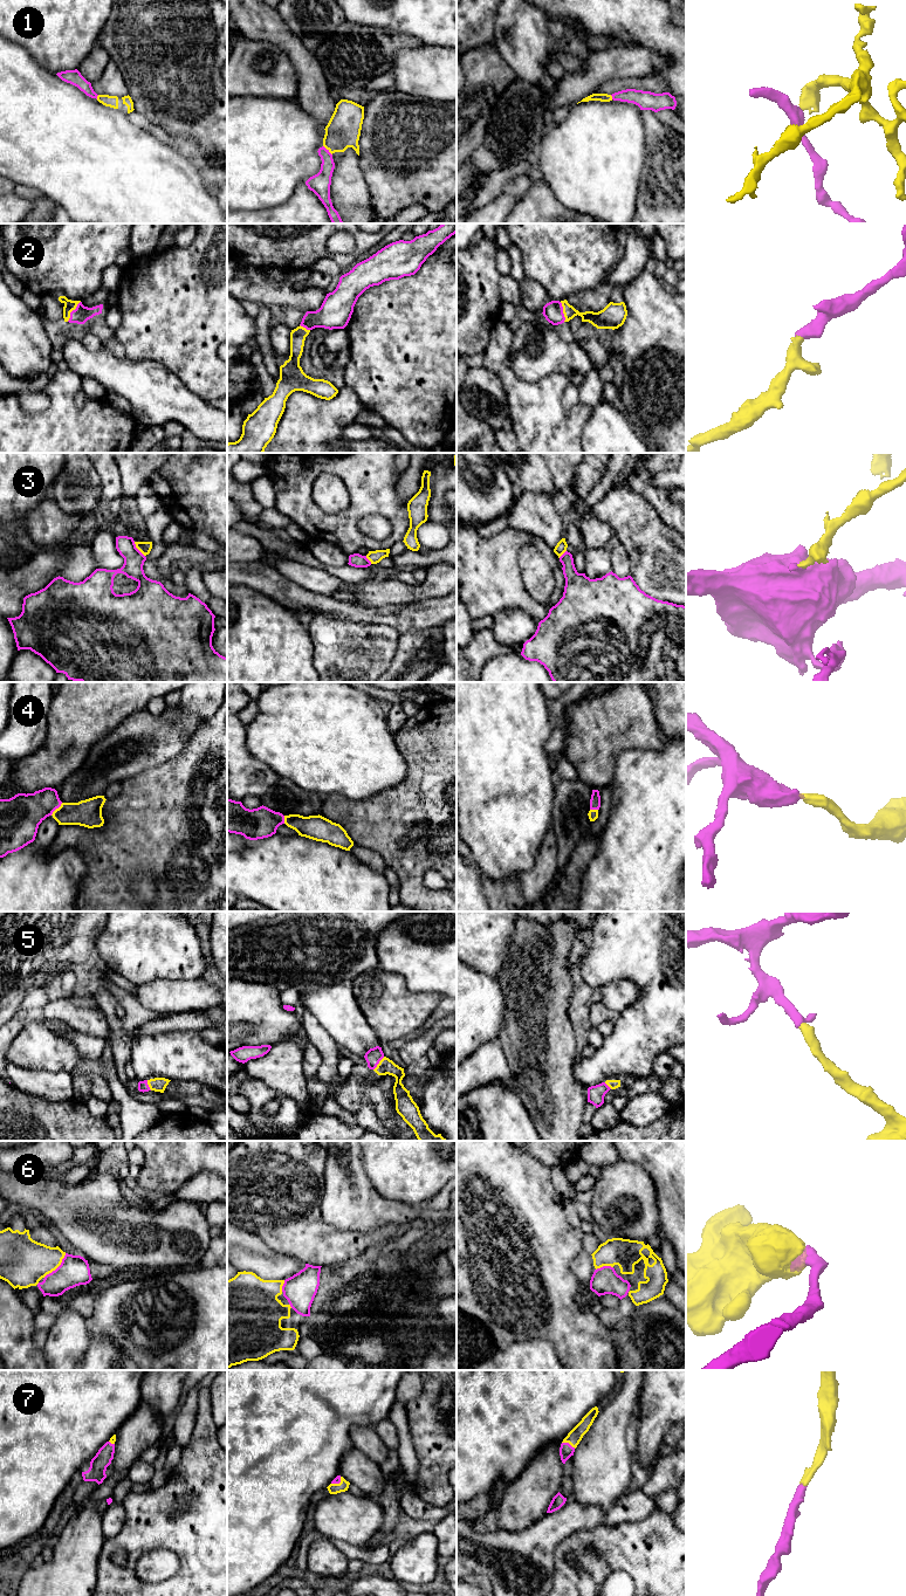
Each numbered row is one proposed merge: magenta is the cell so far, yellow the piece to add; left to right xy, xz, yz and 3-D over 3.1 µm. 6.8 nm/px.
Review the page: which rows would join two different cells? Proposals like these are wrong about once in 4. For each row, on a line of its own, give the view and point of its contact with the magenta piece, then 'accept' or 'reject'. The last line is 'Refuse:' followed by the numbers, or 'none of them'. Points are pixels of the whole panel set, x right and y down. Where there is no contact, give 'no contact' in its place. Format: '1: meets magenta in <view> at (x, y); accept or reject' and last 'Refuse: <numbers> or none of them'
1: meets magenta in xz at (327, 150); reject
2: meets magenta in xy at (71, 311); accept
3: meets magenta in xy at (137, 549); reject
4: meets magenta in xy at (56, 807); accept
5: meets magenta in xz at (378, 1063); accept
6: meets magenta in xy at (57, 1267); accept
7: meets magenta in yz at (568, 1443); accept
Refuse: 1, 3

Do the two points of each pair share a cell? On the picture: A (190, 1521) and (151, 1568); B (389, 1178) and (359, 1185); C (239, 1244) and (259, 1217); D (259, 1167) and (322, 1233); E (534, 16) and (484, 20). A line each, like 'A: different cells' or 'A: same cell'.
A: different cells
B: different cells
C: different cells
D: same cell
E: different cells

